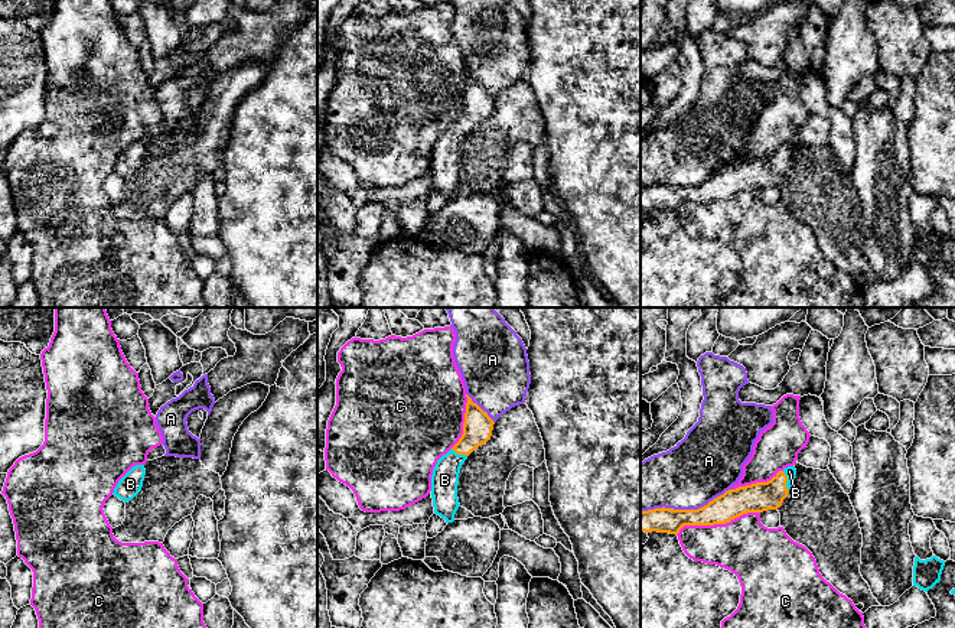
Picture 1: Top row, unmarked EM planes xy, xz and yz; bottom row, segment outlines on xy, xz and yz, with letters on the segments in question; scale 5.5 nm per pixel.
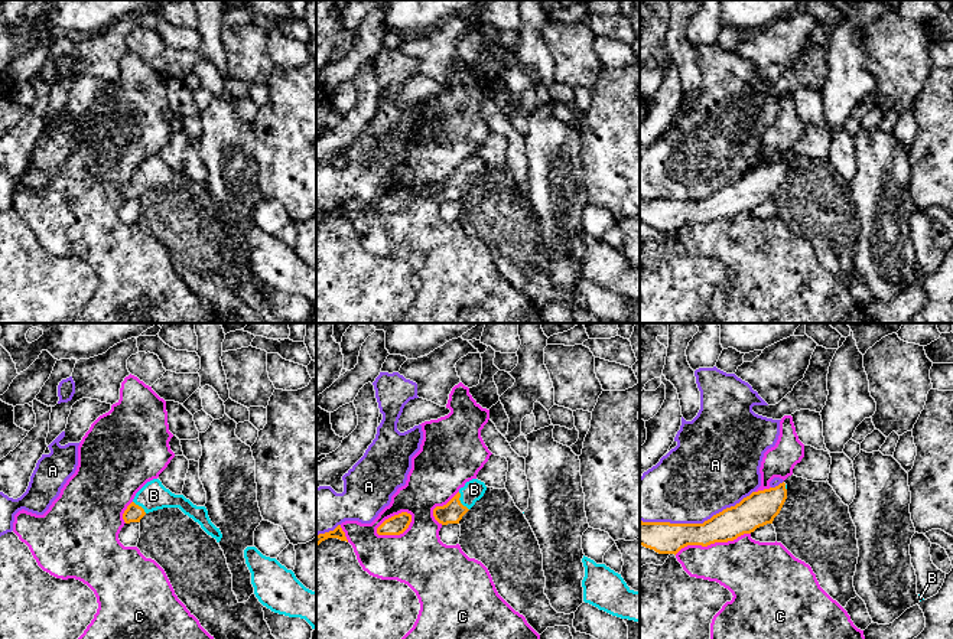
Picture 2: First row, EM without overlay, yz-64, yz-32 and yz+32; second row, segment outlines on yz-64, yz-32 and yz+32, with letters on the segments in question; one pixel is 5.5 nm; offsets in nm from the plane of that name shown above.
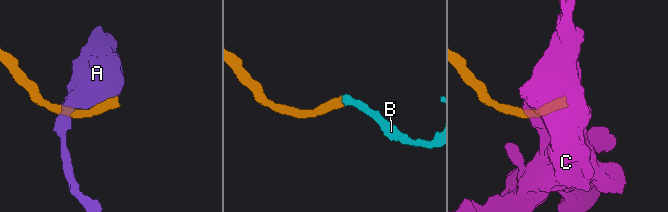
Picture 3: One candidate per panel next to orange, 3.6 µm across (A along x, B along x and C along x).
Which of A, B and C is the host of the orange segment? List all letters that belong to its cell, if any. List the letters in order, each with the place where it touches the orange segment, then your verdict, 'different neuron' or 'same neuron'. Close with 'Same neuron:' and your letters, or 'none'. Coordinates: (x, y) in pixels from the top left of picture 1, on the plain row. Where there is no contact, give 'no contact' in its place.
A: yz (685, 186) | different neuron
B: yz (786, 158) | same neuron
C: yz (717, 199) | different neuron
Same neuron: B

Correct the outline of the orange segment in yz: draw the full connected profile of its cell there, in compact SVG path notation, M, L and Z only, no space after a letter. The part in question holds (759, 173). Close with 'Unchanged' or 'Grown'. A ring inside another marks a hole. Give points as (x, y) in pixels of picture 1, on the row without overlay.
M788 143L767 159L729 166L698 186L662 183L641 188L641 208L678 211L684 202L726 201L747 189L778 186L788 173L795 152L795 143Z. Grown

